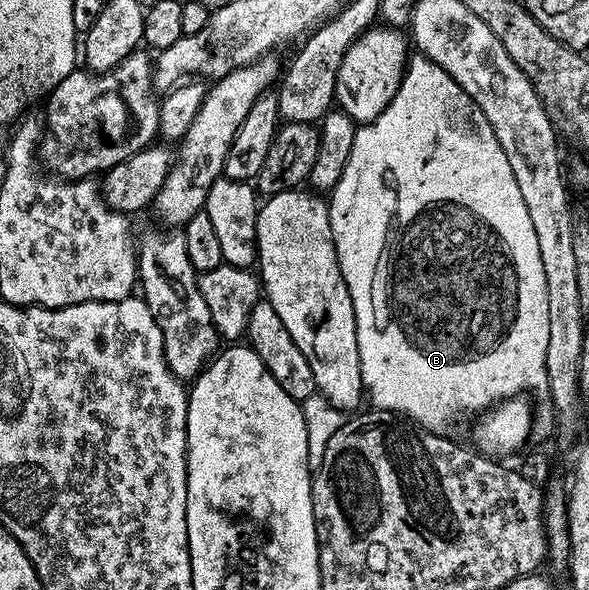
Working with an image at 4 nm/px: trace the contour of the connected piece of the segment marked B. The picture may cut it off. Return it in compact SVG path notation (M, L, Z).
M419 53L409 58L398 93L394 93L390 105L386 105L386 109L382 109L372 122L357 126L354 149L350 149L346 169L342 169L342 177L330 192L328 212L338 265L354 305L358 357L366 399L372 402L369 404L375 410L395 411L419 427L440 433L445 430L443 427L450 426L467 411L483 413L503 400L525 393L537 395L542 401L548 399L546 340L550 338L550 317L546 302L546 273L542 273L538 237L534 234L526 201L522 201L514 169L510 169L510 161L506 161L506 153L502 145L498 145L494 129L490 129L486 117L476 108L472 98L458 85L458 81L454 81L454 77L450 77L450 73L446 73L446 69L442 69L442 65Z

